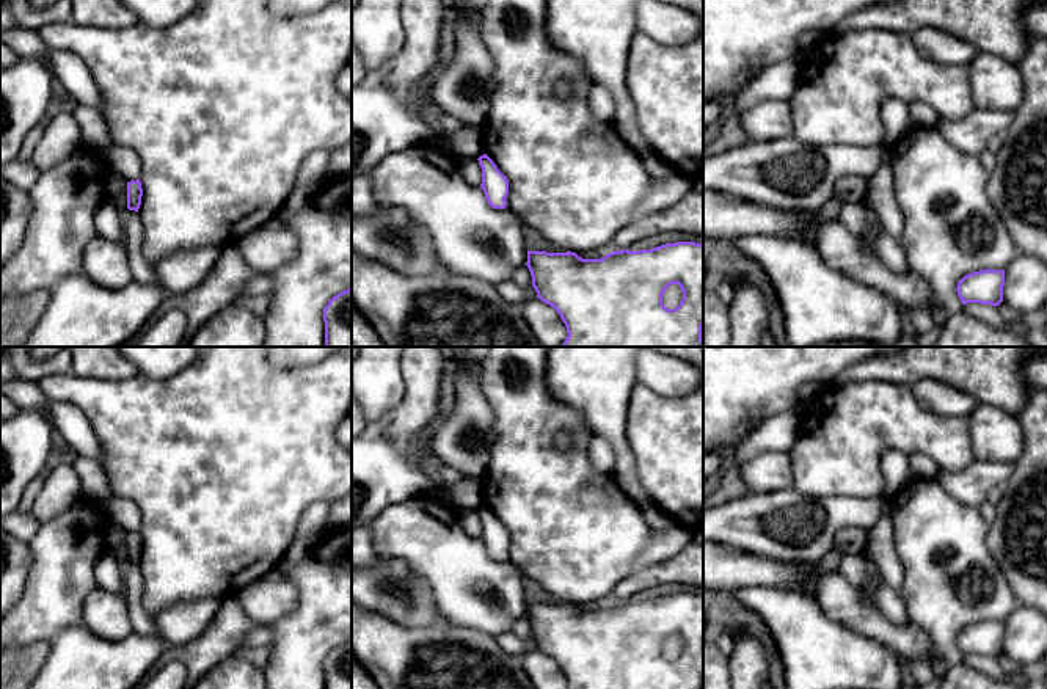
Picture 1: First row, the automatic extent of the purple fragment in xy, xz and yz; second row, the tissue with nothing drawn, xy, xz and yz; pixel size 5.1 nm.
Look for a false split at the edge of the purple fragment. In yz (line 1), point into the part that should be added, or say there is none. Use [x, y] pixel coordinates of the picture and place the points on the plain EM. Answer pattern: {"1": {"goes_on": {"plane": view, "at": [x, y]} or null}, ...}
{"1": {"goes_on": null}}

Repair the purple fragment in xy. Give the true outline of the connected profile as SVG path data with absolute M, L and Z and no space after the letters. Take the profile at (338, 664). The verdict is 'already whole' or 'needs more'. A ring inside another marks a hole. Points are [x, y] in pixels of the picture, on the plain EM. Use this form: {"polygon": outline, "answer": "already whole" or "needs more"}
{"polygon": "M352 640L333 648L323 661L325 689L352 689Z", "answer": "already whole"}

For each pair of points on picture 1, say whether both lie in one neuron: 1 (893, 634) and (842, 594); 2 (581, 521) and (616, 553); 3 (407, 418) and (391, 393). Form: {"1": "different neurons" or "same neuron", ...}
{"1": "same neuron", "2": "same neuron", "3": "different neurons"}

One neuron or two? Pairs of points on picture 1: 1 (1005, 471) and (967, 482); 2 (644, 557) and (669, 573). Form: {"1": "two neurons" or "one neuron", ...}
{"1": "one neuron", "2": "two neurons"}

